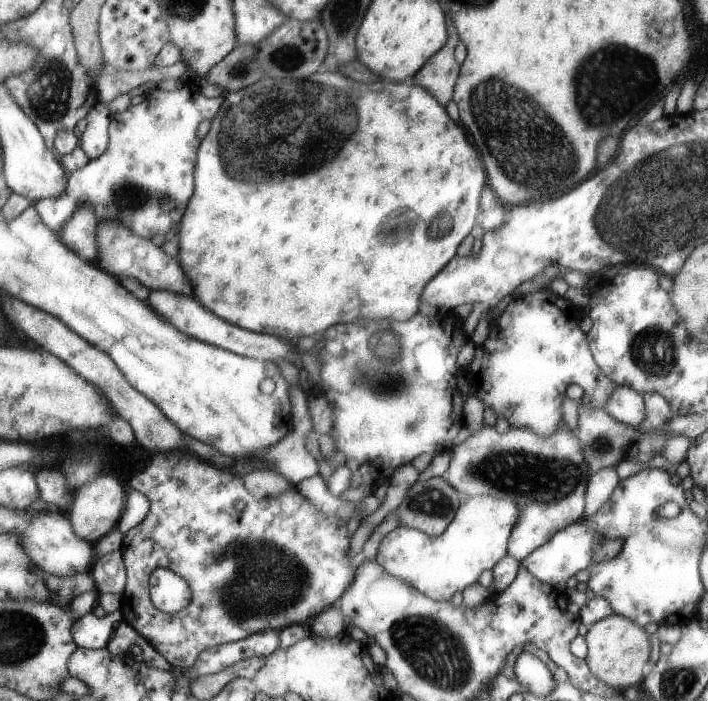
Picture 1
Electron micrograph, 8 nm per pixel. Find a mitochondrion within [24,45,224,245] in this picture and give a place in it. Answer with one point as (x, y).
(49, 99)

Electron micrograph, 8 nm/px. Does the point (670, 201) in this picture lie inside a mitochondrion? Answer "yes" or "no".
yes

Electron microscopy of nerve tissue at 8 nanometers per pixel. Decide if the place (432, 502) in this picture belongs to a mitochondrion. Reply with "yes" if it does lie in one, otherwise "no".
yes

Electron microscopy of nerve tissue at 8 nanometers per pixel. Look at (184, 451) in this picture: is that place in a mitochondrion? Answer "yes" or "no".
no

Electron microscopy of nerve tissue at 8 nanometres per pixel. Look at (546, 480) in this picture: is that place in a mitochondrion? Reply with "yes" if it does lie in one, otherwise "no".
yes

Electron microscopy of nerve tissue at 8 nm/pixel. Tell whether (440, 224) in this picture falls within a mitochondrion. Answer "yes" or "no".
yes

